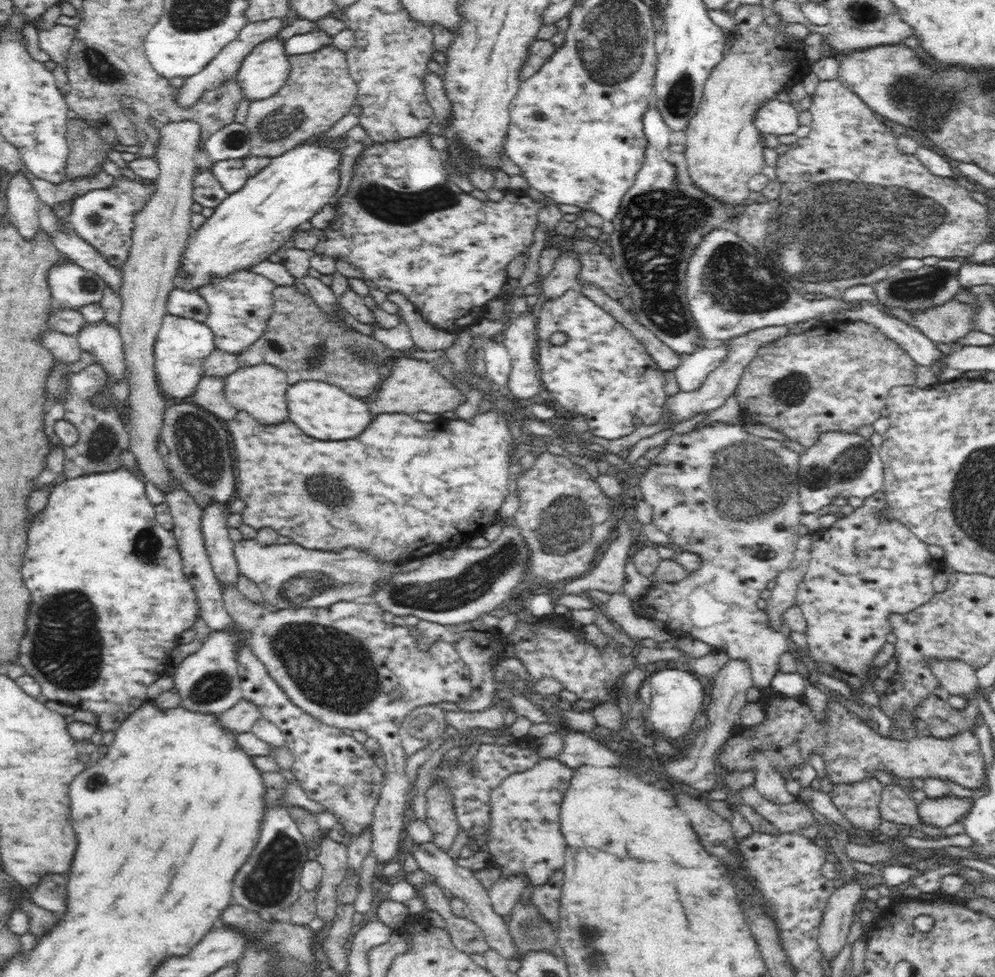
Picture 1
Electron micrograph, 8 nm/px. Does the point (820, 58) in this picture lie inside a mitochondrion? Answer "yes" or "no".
no

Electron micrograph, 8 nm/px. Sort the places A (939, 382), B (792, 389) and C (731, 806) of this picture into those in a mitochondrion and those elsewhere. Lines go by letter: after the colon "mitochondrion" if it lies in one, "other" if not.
A: other
B: mitochondrion
C: other

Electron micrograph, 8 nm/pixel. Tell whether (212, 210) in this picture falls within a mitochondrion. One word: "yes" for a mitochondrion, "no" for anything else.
no

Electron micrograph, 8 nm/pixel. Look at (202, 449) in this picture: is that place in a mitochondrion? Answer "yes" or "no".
yes

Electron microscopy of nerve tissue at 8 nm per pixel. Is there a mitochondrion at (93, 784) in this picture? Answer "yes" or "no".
yes

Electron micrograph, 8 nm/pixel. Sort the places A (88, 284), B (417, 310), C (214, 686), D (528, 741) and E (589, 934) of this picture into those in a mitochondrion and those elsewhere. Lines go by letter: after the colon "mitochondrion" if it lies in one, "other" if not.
A: mitochondrion
B: other
C: mitochondrion
D: other
E: mitochondrion

